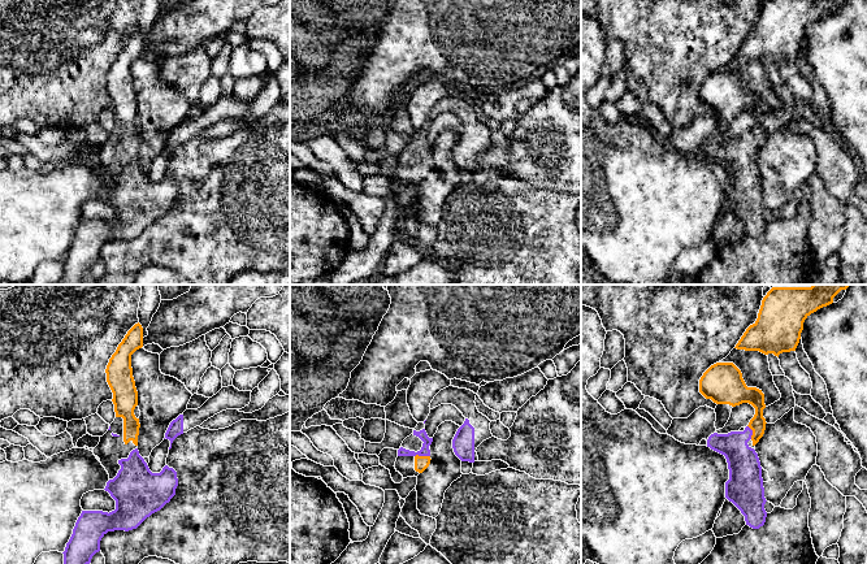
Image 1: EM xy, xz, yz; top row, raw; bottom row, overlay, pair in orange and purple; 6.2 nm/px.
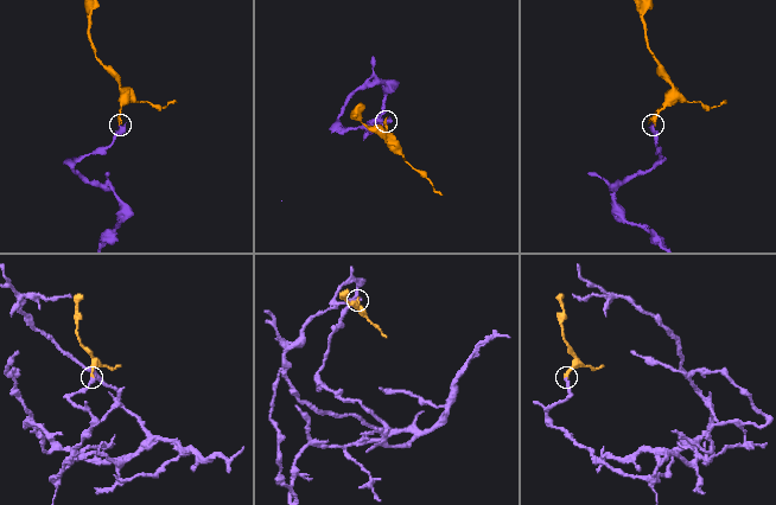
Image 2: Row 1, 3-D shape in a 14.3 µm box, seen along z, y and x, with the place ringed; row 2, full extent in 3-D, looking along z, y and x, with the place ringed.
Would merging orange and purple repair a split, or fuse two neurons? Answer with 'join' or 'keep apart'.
join

